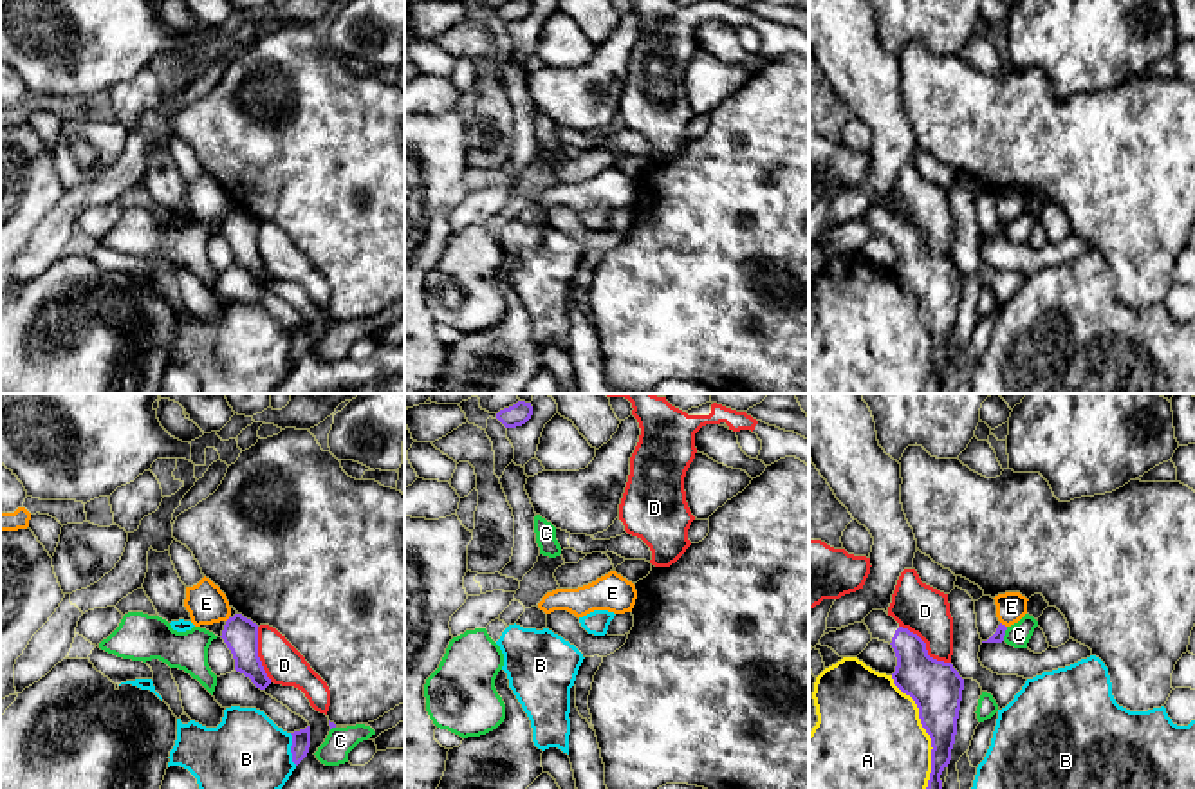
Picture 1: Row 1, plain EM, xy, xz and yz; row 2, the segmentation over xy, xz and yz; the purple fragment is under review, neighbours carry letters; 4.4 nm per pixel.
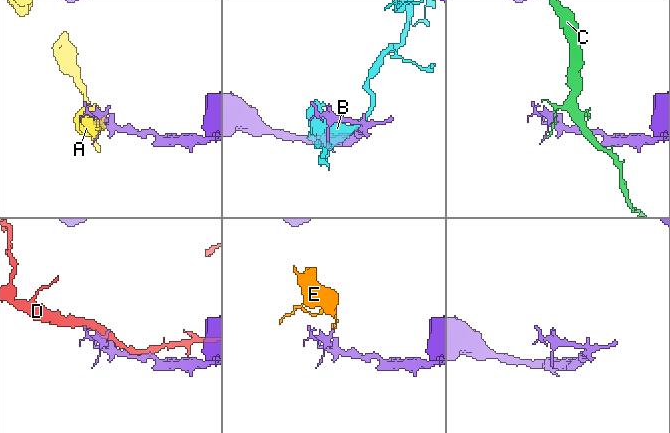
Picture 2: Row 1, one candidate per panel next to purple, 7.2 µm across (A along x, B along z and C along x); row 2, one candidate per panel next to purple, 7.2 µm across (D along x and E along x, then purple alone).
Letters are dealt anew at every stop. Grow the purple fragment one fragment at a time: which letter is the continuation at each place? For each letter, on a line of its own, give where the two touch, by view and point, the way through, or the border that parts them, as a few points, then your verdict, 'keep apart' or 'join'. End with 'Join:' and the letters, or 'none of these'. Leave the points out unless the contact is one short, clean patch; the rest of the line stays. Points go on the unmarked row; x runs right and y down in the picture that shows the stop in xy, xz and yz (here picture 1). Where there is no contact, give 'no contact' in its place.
A: contact yz (928, 329); keep apart
B: contact xy (291, 345); keep apart
C: contact yz (1004, 230); keep apart
D: contact yz (925, 242); keep apart
E: contact yz (1004, 221); border yz (1000, 217), (1006, 222); keep apart
Join: none of these

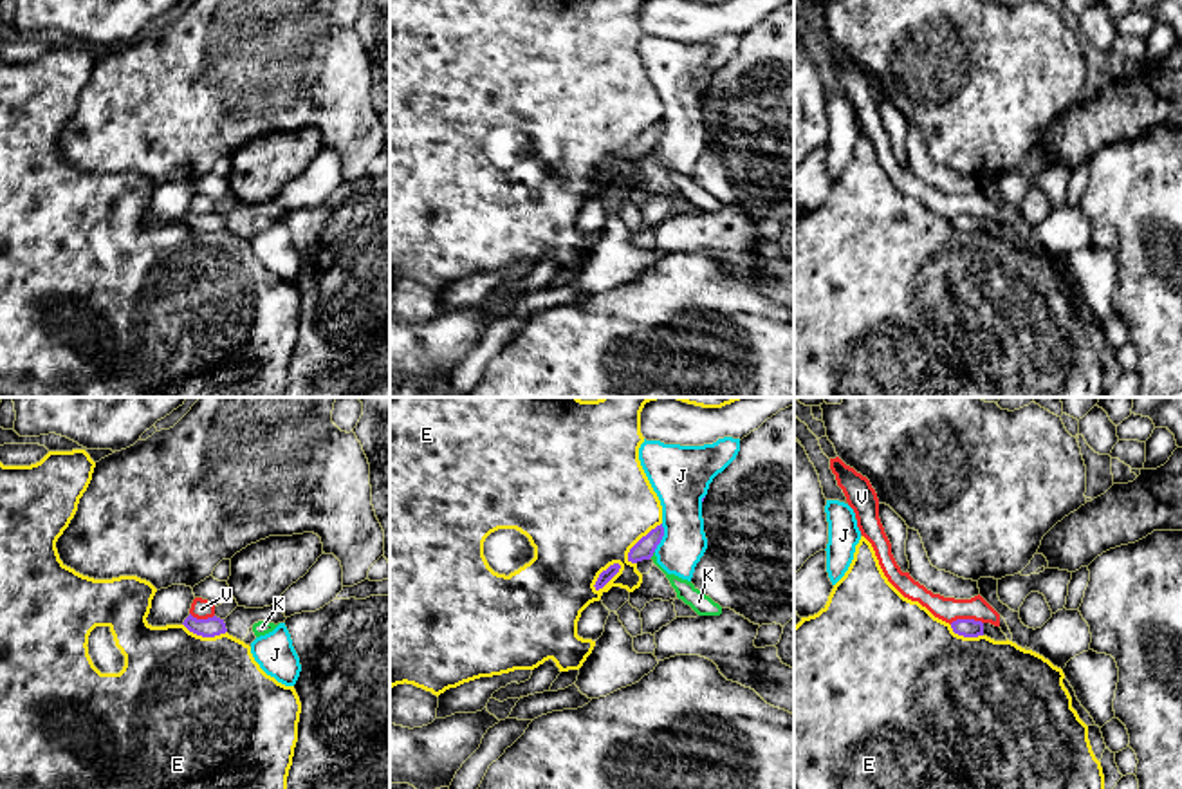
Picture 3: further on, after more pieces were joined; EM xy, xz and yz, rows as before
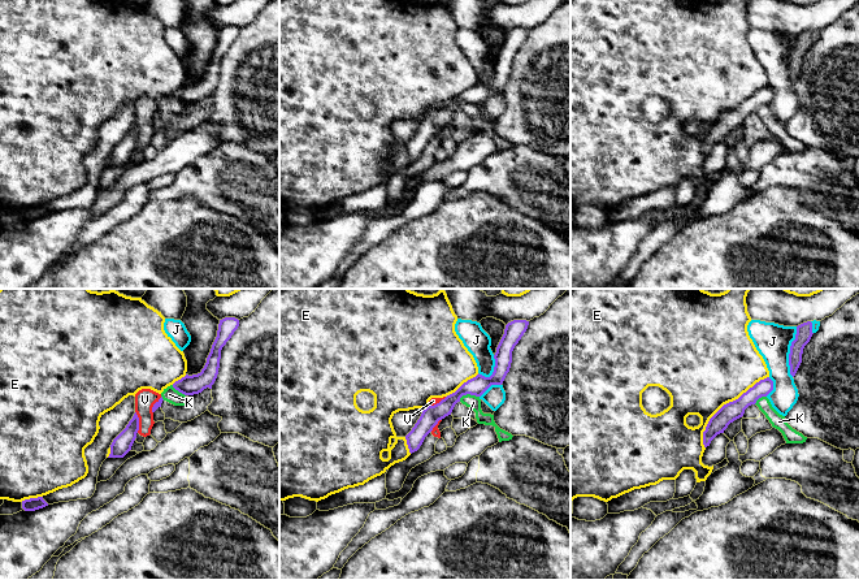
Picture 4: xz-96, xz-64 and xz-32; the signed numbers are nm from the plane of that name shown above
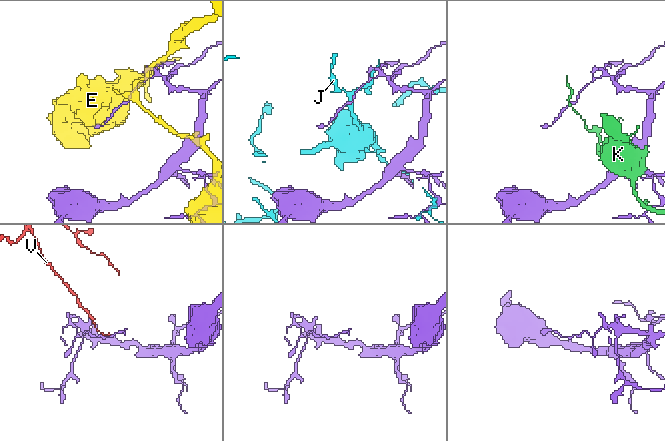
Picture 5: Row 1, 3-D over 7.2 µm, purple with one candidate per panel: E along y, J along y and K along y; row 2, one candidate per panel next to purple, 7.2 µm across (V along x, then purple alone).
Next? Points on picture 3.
E: contact xz (610, 174); keep apart
J: contact xz (661, 134); keep apart
K: contact xz (652, 150); keep apart
V: contact yz (966, 215); border yz (982, 217), (953, 215), (950, 219); keep apart
Join: none of these

